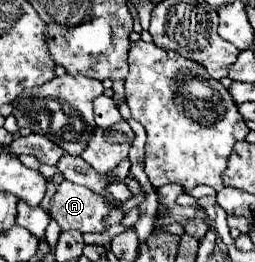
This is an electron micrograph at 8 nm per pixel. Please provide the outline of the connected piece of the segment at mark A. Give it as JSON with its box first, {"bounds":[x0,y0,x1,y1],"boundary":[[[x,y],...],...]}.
{"bounds":[50,182,114,232],"boundary":[[[62,182],[50,200],[50,216],[62,230],[104,232],[106,218],[114,210],[102,194],[72,182]]]}

